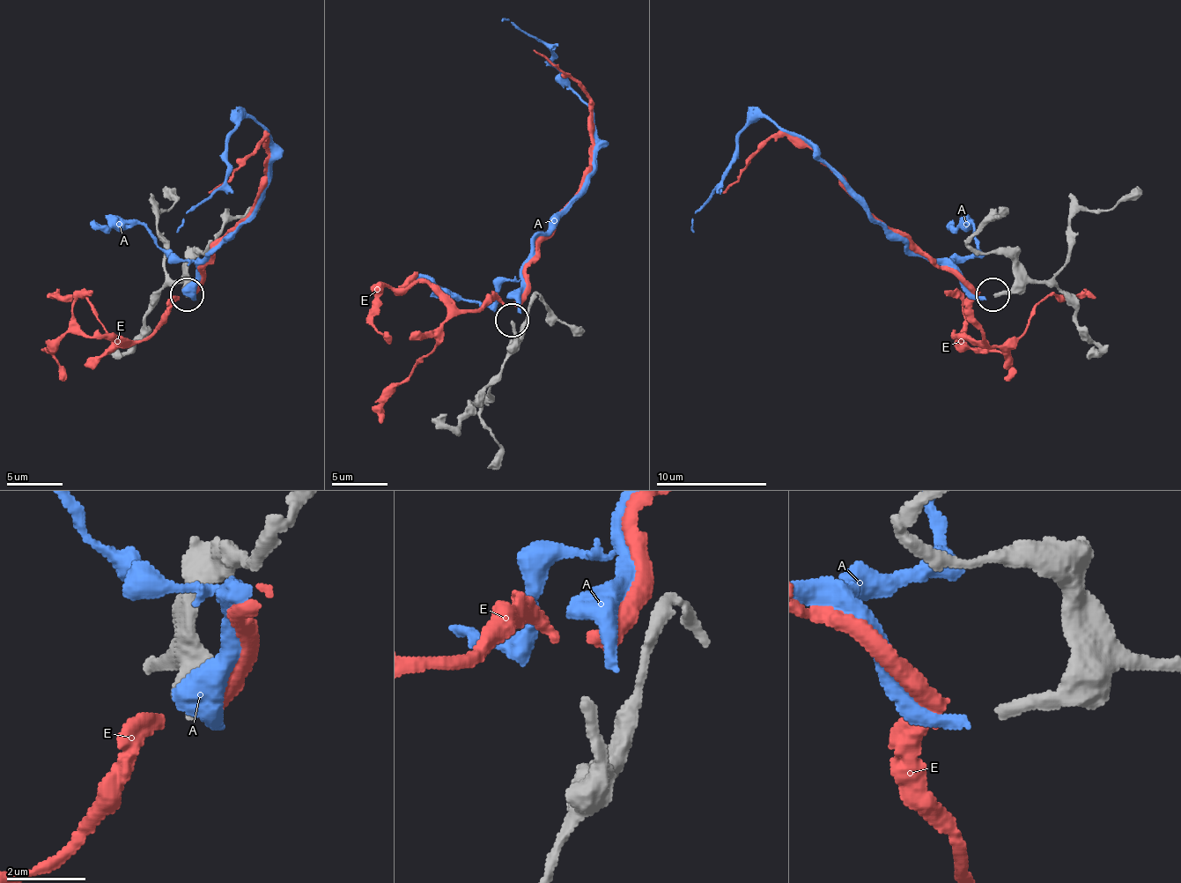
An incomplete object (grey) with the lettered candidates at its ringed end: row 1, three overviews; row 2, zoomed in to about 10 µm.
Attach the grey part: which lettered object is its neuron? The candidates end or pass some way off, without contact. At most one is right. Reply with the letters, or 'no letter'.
E

